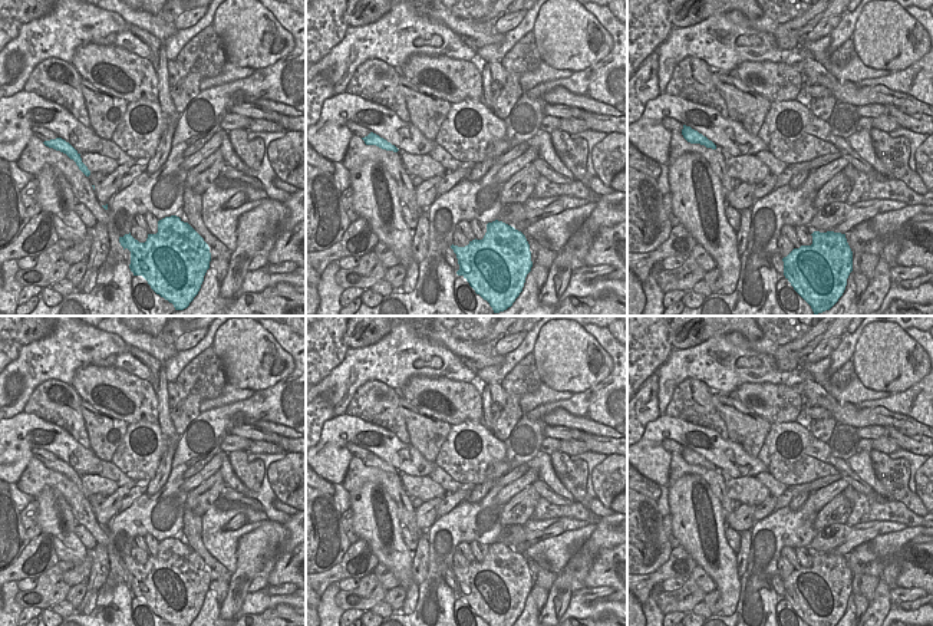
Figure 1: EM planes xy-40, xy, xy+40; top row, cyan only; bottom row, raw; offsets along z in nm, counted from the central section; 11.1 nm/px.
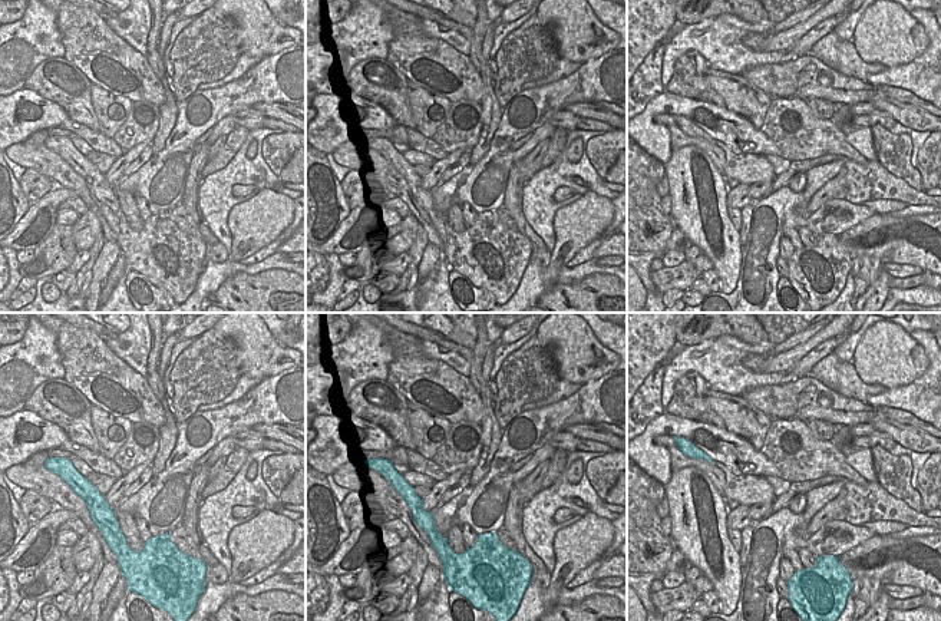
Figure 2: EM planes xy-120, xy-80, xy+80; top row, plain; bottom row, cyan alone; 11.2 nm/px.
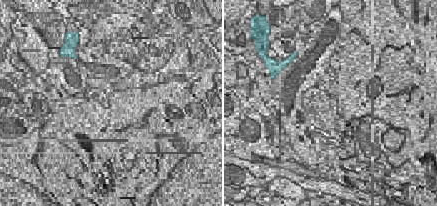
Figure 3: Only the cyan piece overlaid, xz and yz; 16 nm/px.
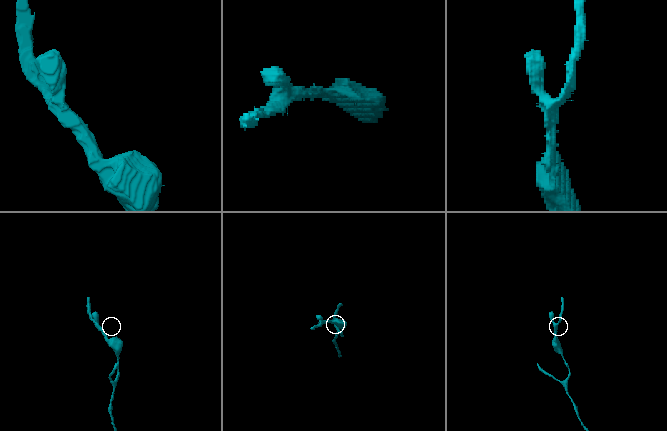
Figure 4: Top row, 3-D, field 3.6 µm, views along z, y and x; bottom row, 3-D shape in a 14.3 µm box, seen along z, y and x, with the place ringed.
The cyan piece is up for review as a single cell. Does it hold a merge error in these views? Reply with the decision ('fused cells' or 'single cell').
single cell

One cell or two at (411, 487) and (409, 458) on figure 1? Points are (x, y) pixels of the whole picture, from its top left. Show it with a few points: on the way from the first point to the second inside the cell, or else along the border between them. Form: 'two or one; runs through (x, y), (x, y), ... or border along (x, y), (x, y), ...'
two; border along (399, 471), (408, 475), (427, 477)

